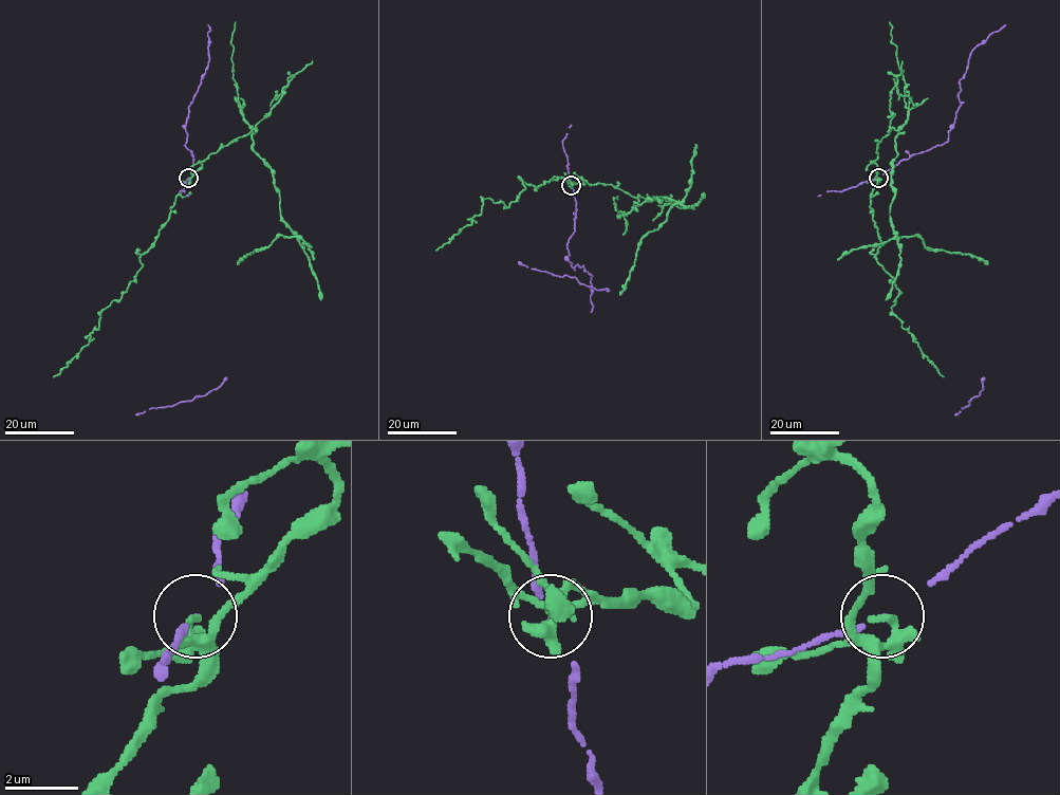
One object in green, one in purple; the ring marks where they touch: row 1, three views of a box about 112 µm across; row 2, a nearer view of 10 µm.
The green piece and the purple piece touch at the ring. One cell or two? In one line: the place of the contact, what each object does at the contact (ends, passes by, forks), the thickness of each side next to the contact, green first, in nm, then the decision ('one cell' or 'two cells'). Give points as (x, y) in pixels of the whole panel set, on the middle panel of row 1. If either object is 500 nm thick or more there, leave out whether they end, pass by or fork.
at (571, 185); green forks there; purple ends there; 180 nm thick on the green side, 110 nm on the other; two cells

